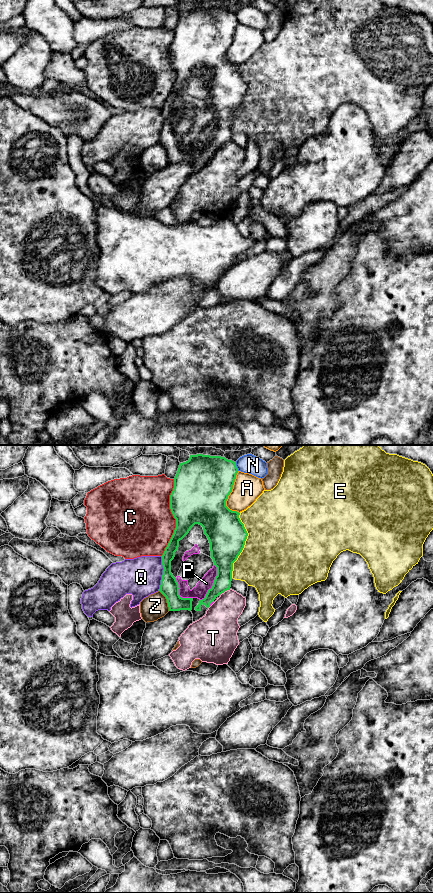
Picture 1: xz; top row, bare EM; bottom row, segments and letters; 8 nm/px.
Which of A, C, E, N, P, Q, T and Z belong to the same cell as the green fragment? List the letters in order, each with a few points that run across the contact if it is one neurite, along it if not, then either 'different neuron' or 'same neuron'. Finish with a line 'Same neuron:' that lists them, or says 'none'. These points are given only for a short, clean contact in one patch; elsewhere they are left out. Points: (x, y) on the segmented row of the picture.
A: different neuron
C: different neuron
E: different neuron
N: different neuron
P: same neuron
Q: different neuron
T: different neuron
Z: different neuron
Same neuron: P

